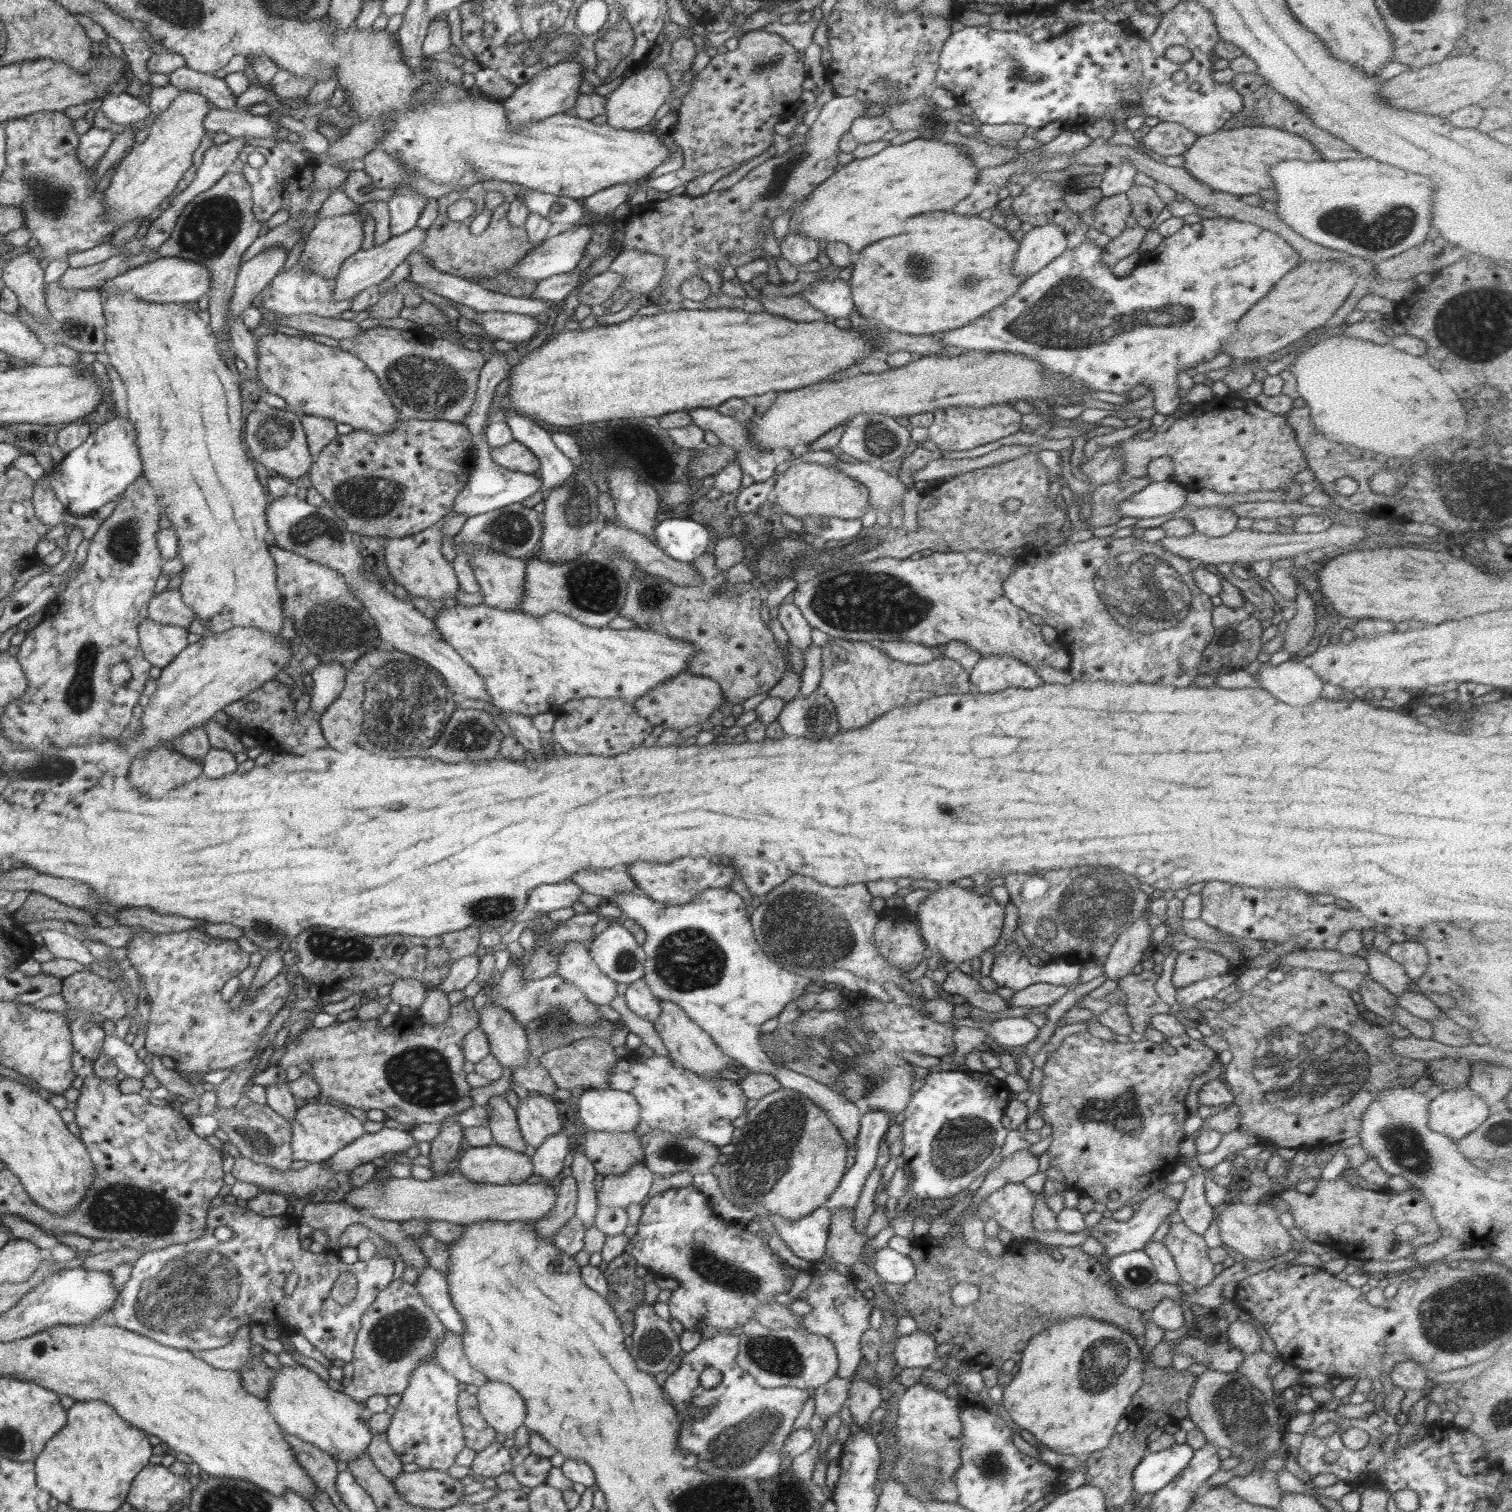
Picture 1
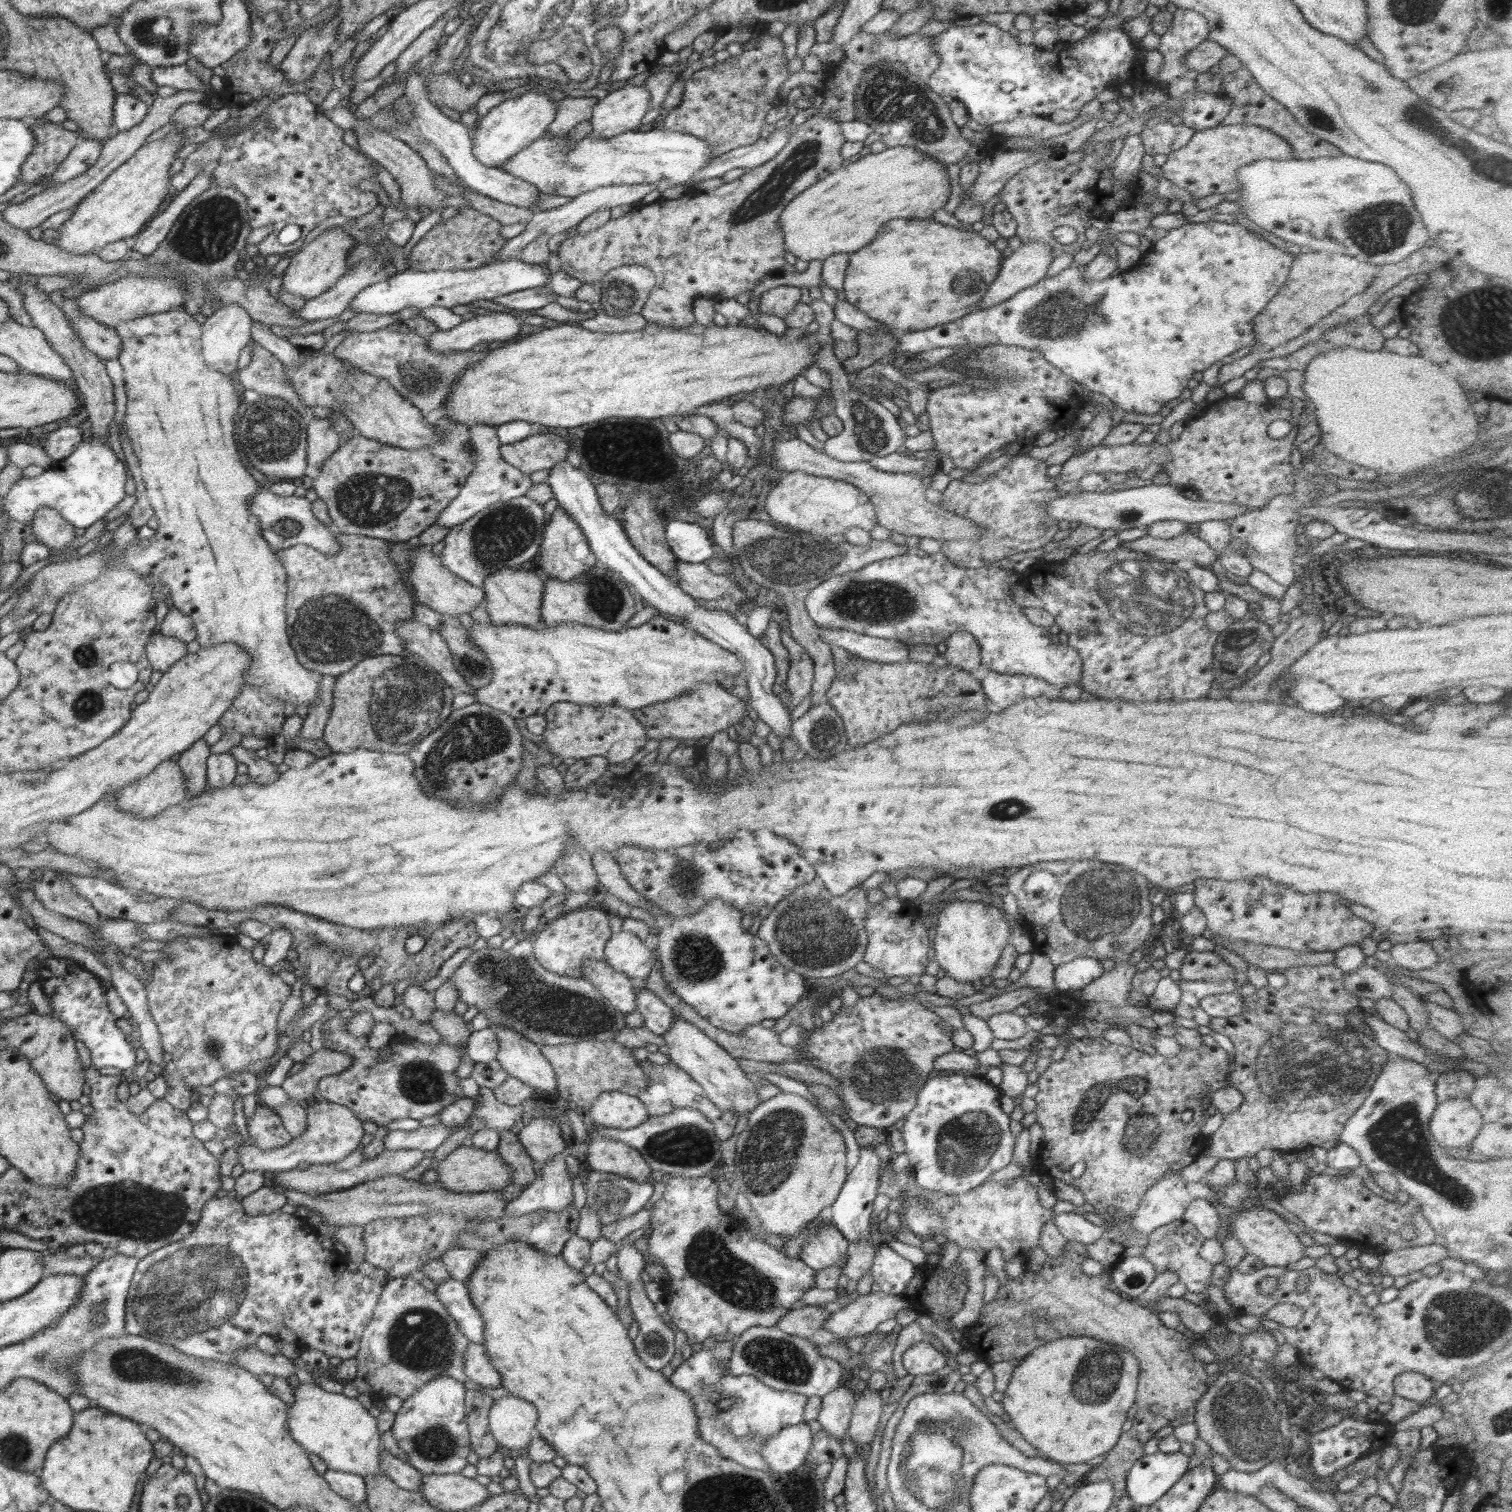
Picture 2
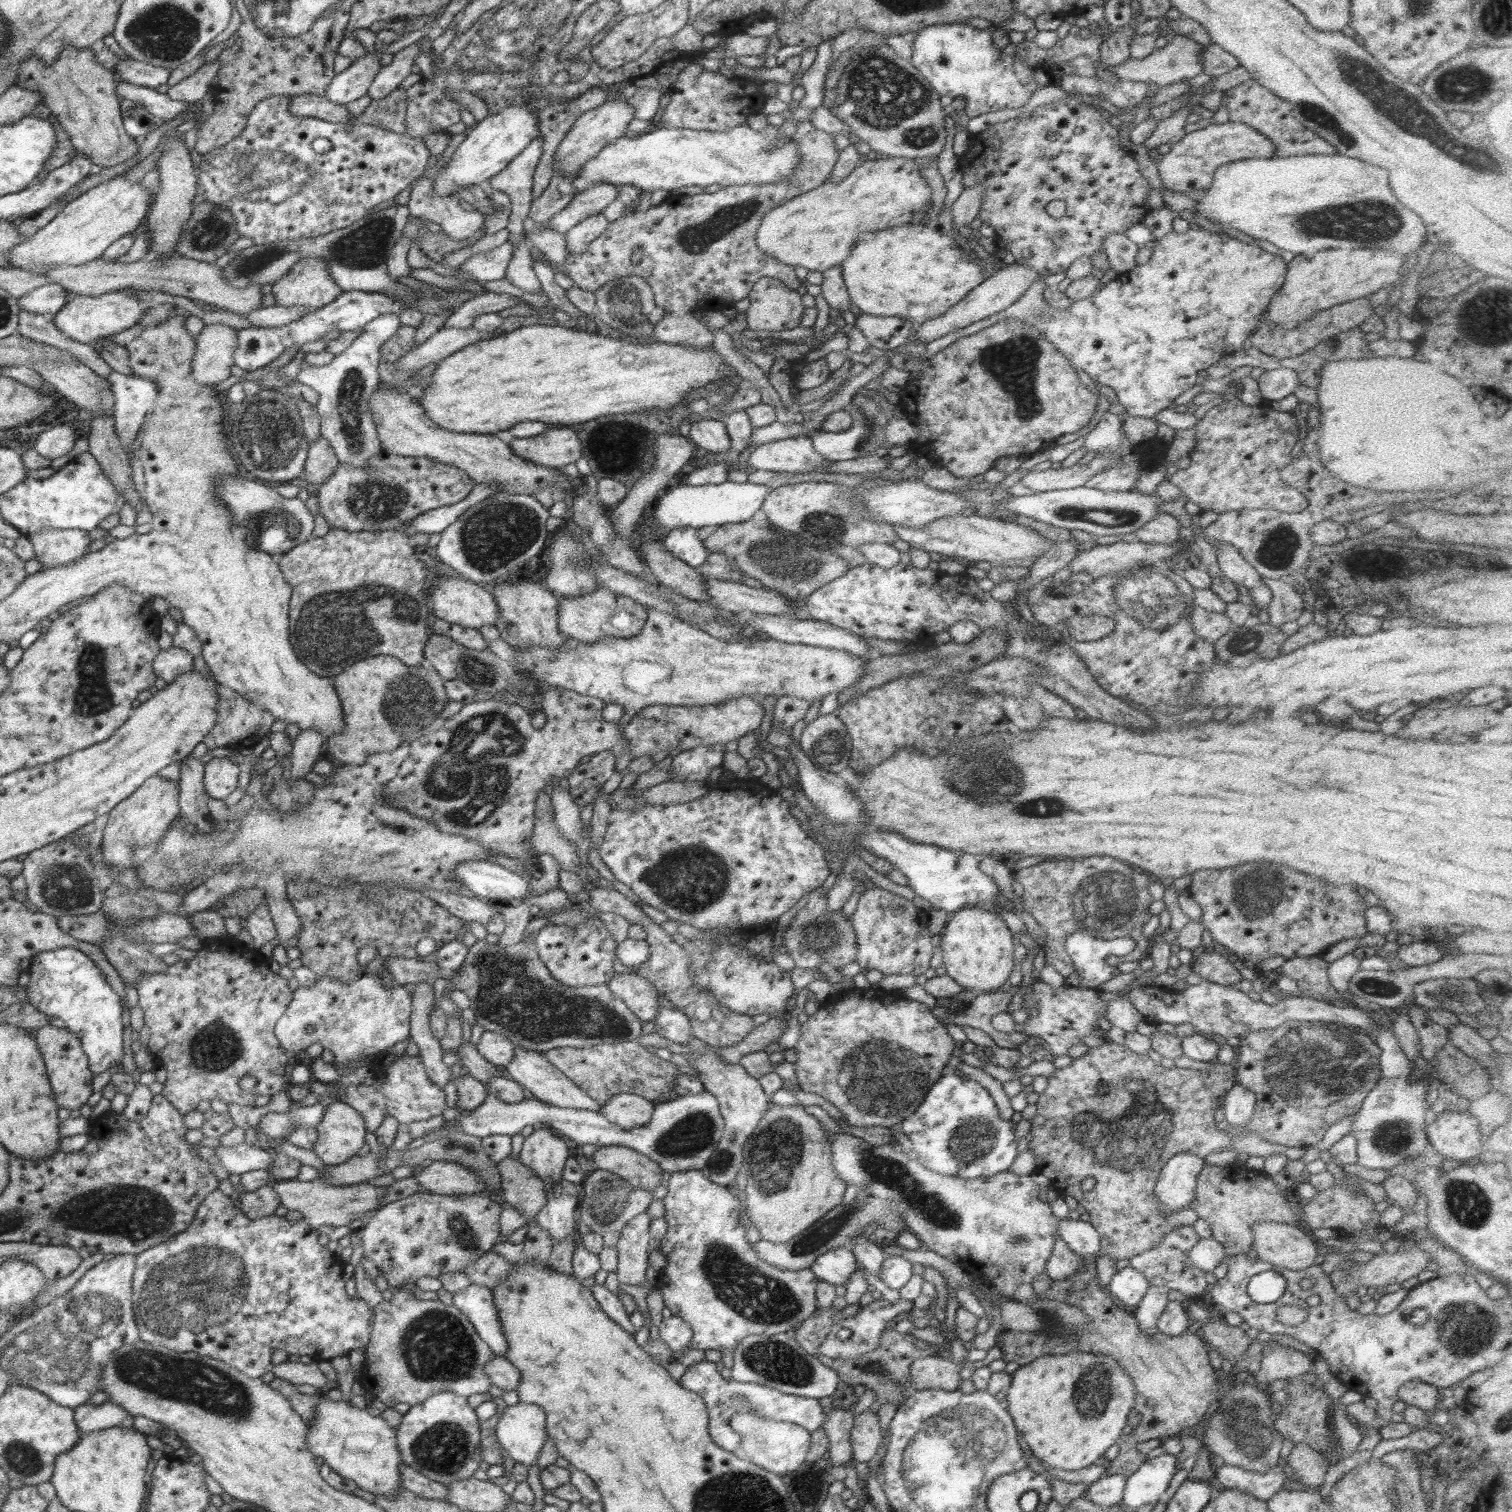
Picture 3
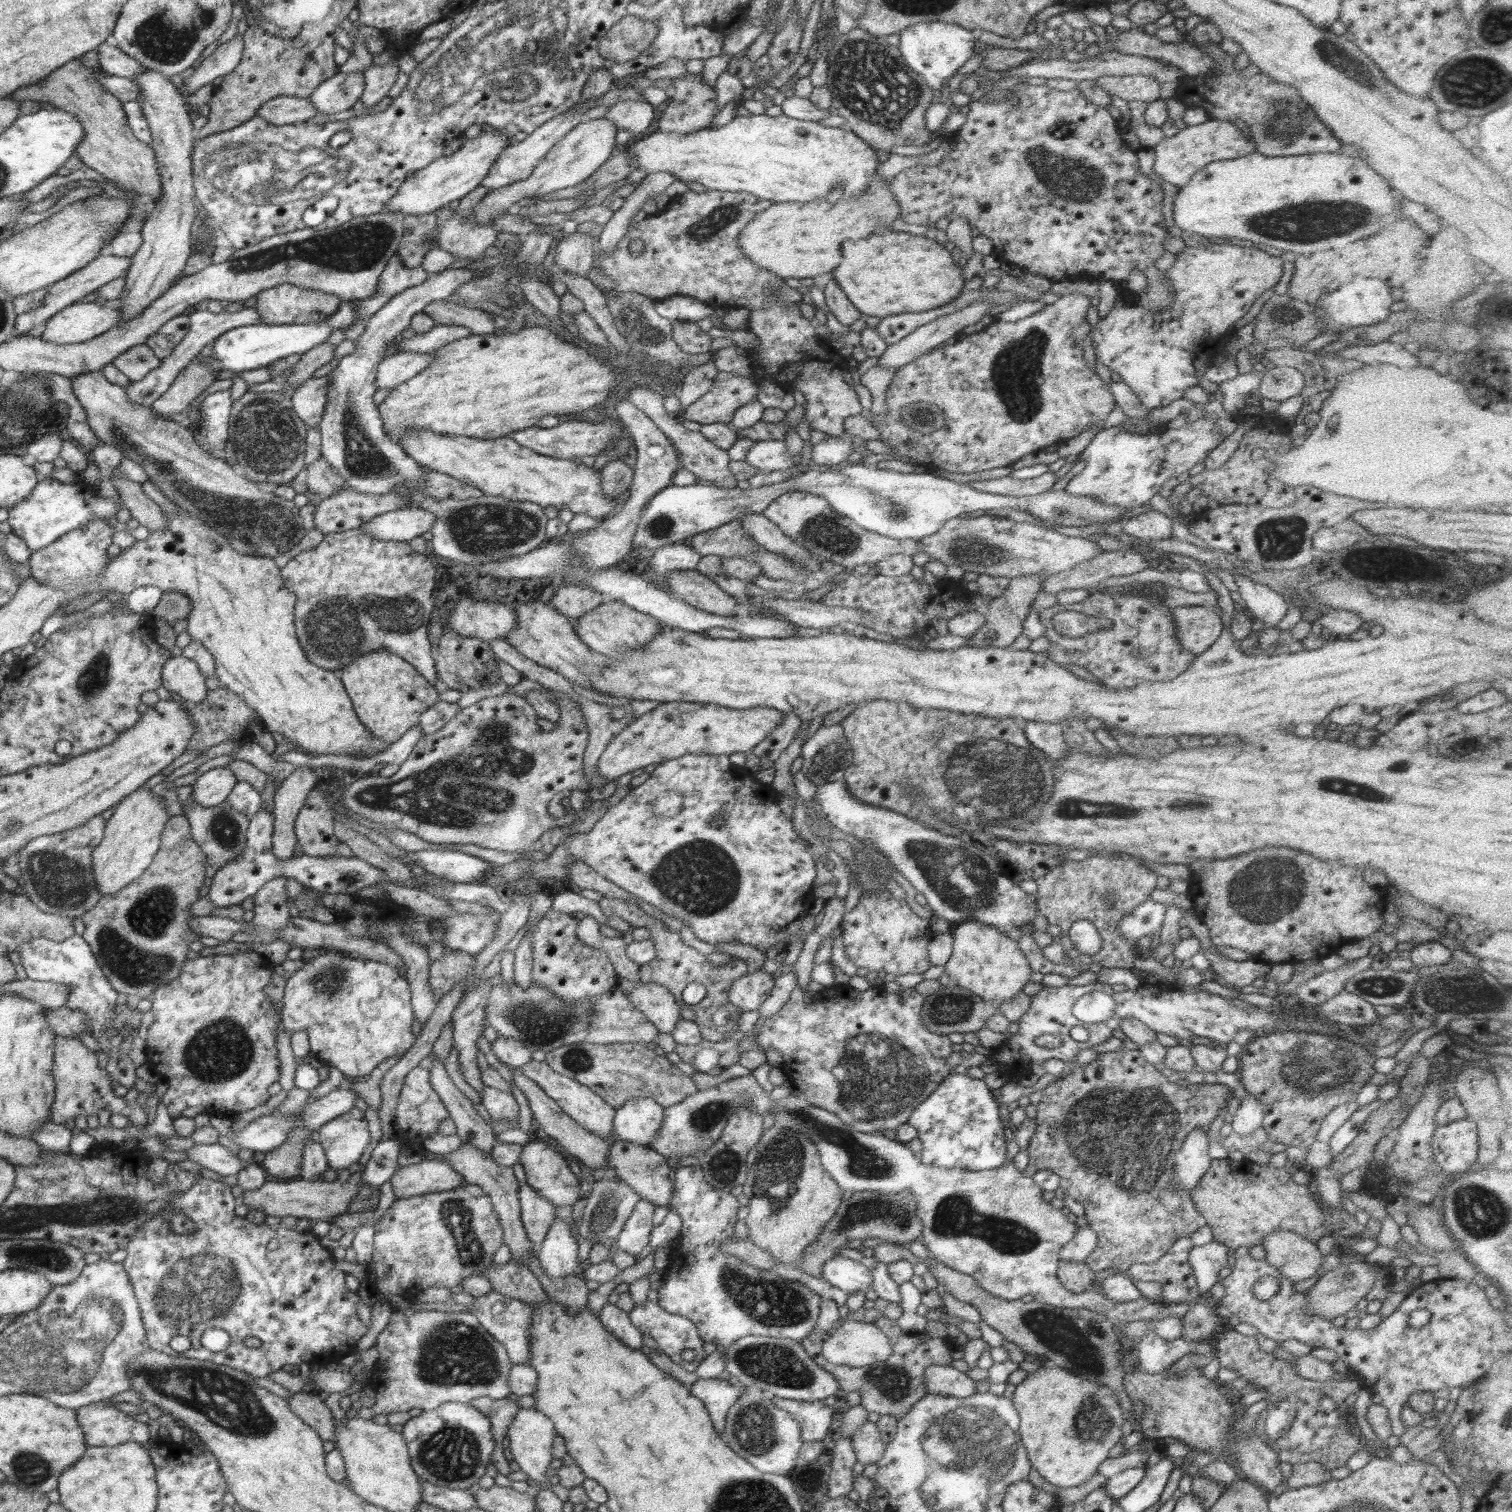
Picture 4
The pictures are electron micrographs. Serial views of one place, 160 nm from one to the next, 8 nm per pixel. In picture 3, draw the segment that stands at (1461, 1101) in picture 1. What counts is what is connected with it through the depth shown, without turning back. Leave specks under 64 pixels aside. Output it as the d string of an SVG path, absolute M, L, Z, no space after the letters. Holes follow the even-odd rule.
M1446 1111L1430 1115L1425 1128L1429 1145L1446 1160L1470 1164L1470 1158L1480 1156L1479 1120L1470 1112Z

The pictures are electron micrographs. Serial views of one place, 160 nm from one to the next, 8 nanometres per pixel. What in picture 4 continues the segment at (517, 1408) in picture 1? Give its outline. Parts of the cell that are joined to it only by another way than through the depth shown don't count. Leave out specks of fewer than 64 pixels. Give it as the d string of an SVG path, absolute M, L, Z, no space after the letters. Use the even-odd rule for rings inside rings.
M520 1407L514 1420L510 1423L508 1434L506 1434L509 1442L511 1442L509 1448L512 1453L512 1458L516 1460L521 1470L523 1470L529 1478L541 1484L540 1486L550 1490L552 1484L550 1483L551 1469L549 1466L553 1459L551 1452L555 1434L554 1423L548 1417L545 1417L544 1414L536 1409L524 1407Z

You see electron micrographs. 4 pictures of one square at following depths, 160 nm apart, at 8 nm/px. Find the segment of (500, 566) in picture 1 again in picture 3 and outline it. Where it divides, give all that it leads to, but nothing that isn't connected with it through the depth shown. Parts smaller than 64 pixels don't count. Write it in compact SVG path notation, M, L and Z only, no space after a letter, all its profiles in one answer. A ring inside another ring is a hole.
M520 580L517 583L501 583L494 587L493 595L499 608L496 628L500 637L514 650L524 650L528 647L557 649L574 647L572 639L564 635L558 628L559 597L550 589L544 589L540 583Z

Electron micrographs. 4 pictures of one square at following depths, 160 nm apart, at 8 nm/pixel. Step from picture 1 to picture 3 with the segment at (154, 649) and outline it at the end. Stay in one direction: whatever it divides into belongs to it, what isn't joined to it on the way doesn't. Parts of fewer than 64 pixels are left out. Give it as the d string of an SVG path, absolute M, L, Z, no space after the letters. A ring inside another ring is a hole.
M172 645L155 656L153 670L167 684L176 682L178 676L194 670L193 656L187 650Z

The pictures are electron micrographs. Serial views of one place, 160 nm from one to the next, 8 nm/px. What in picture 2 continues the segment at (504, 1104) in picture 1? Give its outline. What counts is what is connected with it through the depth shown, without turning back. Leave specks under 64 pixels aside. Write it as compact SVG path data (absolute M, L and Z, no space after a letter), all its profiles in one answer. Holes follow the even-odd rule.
M497 1130L500 1135L497 1154L500 1160L512 1169L512 1183L528 1188L536 1180L537 1167L528 1157L519 1137L510 1130Z

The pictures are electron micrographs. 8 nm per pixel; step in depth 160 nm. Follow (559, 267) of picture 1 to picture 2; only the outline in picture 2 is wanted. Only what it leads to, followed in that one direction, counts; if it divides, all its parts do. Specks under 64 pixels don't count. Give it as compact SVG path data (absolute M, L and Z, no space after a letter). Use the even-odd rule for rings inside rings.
M512 259L500 264L483 265L473 270L412 271L408 269L387 280L372 283L363 288L350 303L355 314L360 313L397 313L407 306L430 308L445 306L451 309L458 304L468 304L475 300L493 300L494 298L519 290L548 285L553 272L544 266L532 266L522 260Z

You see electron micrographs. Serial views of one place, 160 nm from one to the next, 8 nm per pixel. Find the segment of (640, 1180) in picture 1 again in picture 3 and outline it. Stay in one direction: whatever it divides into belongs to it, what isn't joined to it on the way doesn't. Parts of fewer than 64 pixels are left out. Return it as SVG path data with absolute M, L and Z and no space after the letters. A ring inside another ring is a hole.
M597 1169L590 1176L585 1176L579 1186L584 1192L584 1201L578 1205L577 1218L596 1234L620 1232L632 1218L646 1211L652 1203L652 1193L632 1187L624 1178L612 1172Z

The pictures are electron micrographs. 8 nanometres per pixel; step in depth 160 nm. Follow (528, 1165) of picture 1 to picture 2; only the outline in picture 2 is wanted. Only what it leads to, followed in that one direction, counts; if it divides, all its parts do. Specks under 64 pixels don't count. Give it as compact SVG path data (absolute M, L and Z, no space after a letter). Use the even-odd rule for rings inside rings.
M466 1142L466 1146L461 1146L448 1154L444 1161L439 1162L438 1182L442 1184L444 1190L462 1194L462 1192L480 1193L490 1191L502 1191L512 1183L512 1169L508 1168L497 1151L480 1150Z

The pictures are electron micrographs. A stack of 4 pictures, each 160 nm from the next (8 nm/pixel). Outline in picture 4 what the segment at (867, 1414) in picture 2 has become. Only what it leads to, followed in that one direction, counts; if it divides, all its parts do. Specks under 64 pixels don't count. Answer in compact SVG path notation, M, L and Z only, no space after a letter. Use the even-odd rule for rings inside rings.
M864 1421L860 1430L851 1438L857 1461L863 1465L876 1464L884 1454L887 1444L880 1438L877 1426L871 1421Z

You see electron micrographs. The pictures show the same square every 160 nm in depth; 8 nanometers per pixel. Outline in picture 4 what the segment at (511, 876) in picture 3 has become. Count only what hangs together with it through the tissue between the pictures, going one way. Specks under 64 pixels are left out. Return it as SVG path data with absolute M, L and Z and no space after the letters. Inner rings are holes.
M452 850L406 851L408 860L420 864L428 872L441 876L451 882L464 884L483 884L493 864L476 856Z

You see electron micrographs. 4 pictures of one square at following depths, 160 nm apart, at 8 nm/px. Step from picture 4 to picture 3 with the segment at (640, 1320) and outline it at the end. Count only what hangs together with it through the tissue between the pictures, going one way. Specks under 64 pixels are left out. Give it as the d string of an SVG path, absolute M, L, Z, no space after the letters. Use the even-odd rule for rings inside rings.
M672 1315L669 1318L663 1318L659 1325L659 1336L662 1342L673 1352L672 1361L687 1352L691 1348L693 1330L684 1318Z

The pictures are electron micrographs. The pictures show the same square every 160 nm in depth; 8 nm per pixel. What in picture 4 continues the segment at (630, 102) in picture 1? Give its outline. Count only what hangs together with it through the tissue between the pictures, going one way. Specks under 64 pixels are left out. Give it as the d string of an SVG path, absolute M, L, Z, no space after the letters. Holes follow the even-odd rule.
M606 117L590 118L577 124L538 161L528 178L512 185L490 189L479 204L465 213L468 222L472 222L472 226L493 226L492 220L508 214L508 209L524 198L542 198L545 194L574 187L587 180L608 160L610 152L619 147L615 140L617 131L617 126Z

